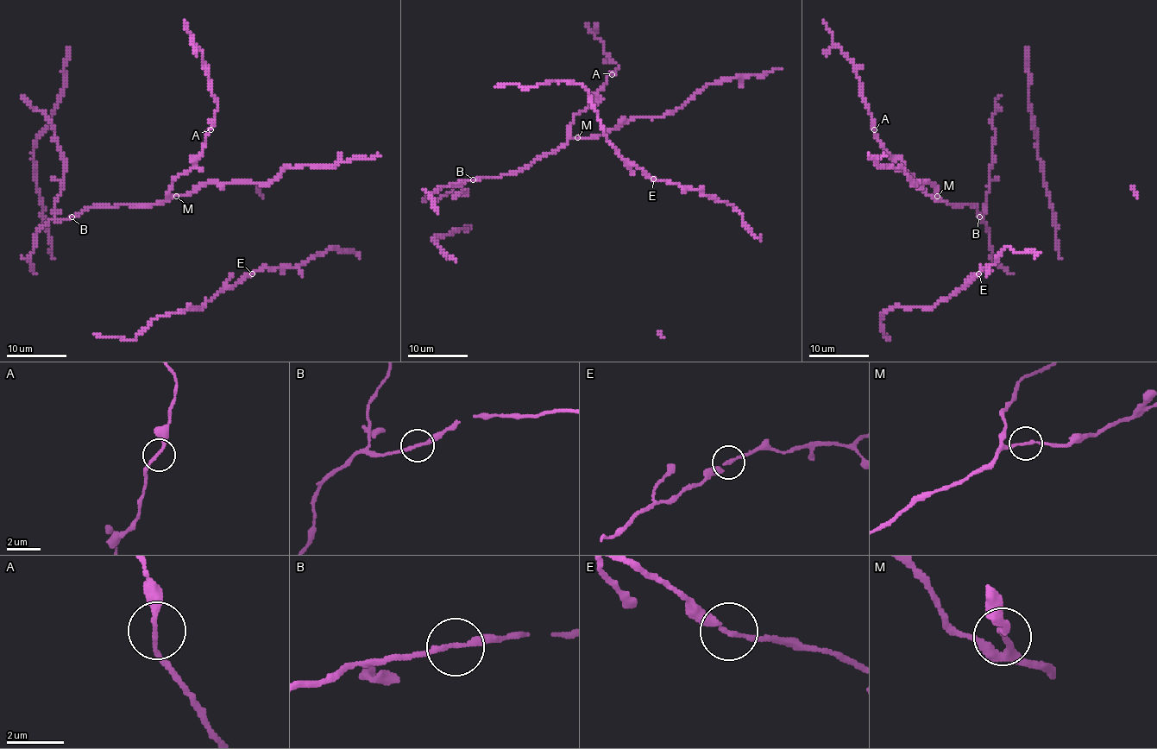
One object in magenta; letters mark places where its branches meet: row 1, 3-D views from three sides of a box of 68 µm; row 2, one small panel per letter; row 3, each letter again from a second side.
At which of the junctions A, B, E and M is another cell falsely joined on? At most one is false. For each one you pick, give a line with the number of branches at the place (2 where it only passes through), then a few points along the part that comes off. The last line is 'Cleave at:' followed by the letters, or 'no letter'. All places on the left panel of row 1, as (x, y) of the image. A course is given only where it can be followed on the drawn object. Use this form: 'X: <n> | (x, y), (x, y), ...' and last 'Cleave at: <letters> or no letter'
Cleave at: no letter

